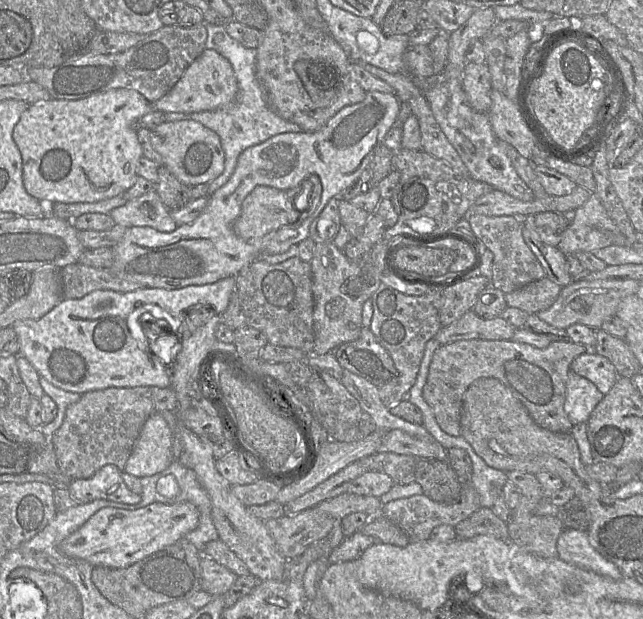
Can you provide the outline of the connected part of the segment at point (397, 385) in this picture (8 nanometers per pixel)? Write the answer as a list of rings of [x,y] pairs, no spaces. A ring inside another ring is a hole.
[[[381,283],[372,296],[372,305],[373,317],[370,329],[377,341],[390,354],[397,370],[397,374],[392,380],[378,388],[381,401],[387,408],[390,408],[404,399],[415,384],[426,344],[431,338],[435,337],[442,327],[439,313],[443,305],[443,290],[432,289],[432,291],[427,294],[411,296],[403,294],[384,283]]]

